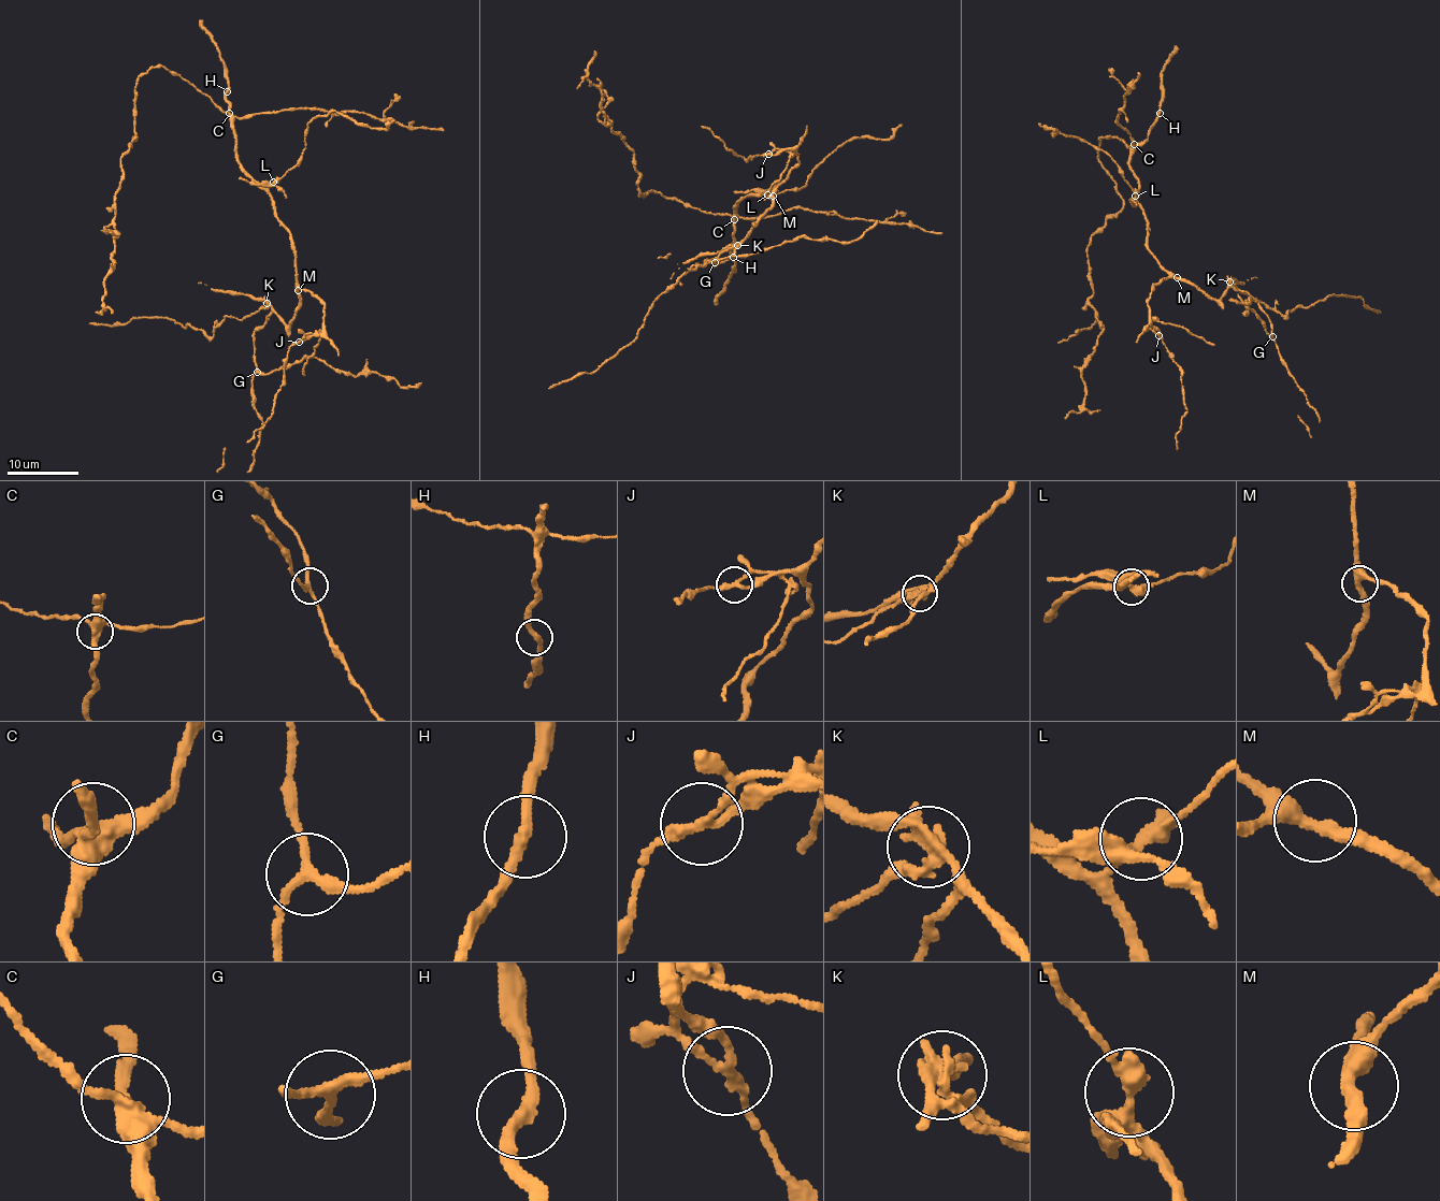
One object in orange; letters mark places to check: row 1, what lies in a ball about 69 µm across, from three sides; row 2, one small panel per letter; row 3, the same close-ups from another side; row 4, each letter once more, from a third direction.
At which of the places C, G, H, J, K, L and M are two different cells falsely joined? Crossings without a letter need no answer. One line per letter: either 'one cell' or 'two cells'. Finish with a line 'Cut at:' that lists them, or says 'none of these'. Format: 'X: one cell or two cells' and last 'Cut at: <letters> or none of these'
C: one cell
G: one cell
H: one cell
J: two cells
K: two cells
L: two cells
M: one cell
Cut at: J, K, L

